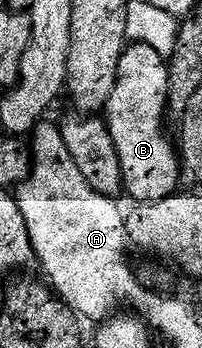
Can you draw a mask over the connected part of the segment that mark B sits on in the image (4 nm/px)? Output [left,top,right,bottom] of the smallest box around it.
[103,44,183,203]

